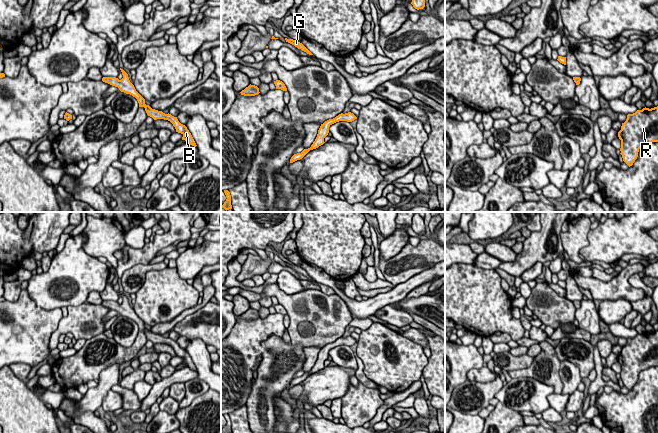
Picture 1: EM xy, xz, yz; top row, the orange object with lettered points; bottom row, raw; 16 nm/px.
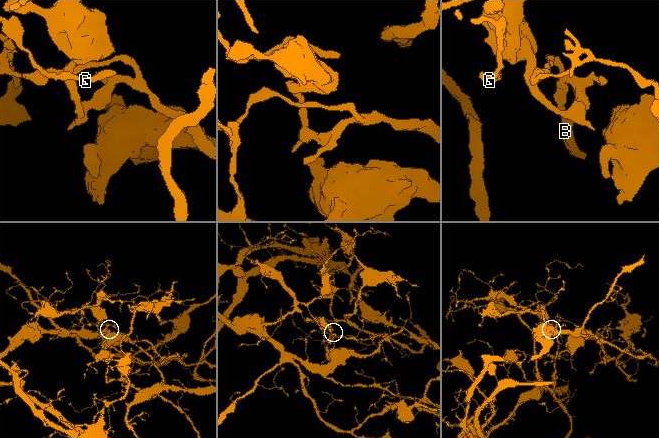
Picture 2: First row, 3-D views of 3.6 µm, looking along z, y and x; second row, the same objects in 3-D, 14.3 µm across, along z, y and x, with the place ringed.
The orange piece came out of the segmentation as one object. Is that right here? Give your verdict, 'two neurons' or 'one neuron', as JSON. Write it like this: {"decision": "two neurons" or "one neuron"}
{"decision": "two neurons"}

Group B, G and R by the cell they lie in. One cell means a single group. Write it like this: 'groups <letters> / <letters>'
groups B / G R

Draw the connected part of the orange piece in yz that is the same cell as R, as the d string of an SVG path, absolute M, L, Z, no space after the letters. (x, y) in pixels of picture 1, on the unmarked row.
M658 330L643 332L628 338L618 356L621 364L623 385L630 391L638 381L639 373L652 366L658 366Z

